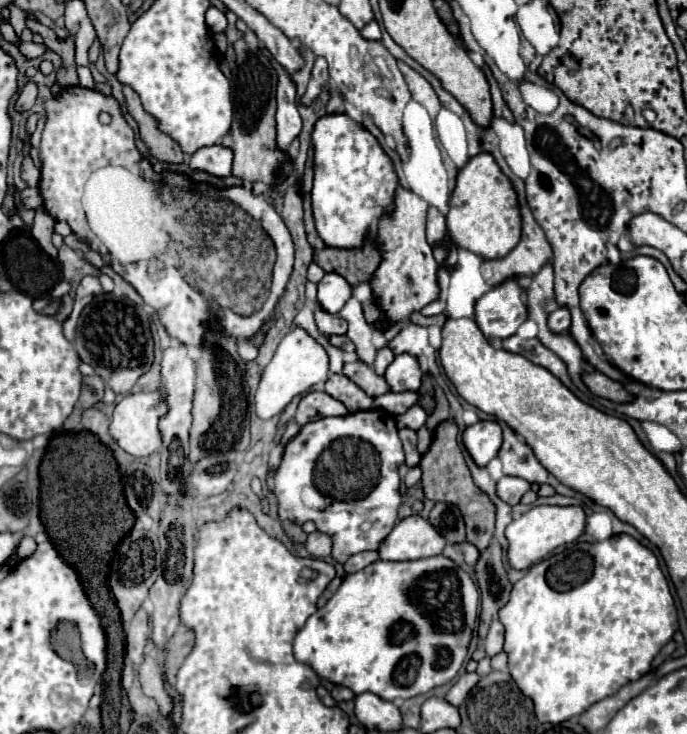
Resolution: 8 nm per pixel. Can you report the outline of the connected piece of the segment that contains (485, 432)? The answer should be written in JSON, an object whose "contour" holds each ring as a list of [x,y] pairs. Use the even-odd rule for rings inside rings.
{"contour":[[[479,421],[463,431],[463,443],[479,467],[485,467],[503,445],[503,431],[497,421]]]}

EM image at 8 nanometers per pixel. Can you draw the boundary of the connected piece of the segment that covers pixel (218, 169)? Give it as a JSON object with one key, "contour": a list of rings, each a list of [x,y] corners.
{"contour":[[[209,145],[201,147],[199,151],[193,153],[193,159],[189,161],[193,169],[207,171],[217,177],[227,177],[231,175],[231,165],[233,165],[233,151],[225,145]]]}

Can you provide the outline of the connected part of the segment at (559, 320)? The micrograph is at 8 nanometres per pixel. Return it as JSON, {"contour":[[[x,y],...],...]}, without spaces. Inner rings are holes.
{"contour":[[[559,307],[559,309],[555,309],[549,315],[549,327],[551,327],[551,331],[555,331],[555,333],[567,331],[569,325],[571,325],[571,315],[569,315],[567,307]]]}

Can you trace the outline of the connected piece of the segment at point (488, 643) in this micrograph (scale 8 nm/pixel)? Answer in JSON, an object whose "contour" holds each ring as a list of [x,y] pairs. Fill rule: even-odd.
{"contour":[[[495,619],[495,621],[491,623],[491,629],[489,629],[487,637],[485,637],[485,651],[487,651],[487,655],[493,657],[493,655],[501,653],[501,651],[503,651],[503,643],[505,643],[503,625],[499,623],[499,619]]]}

